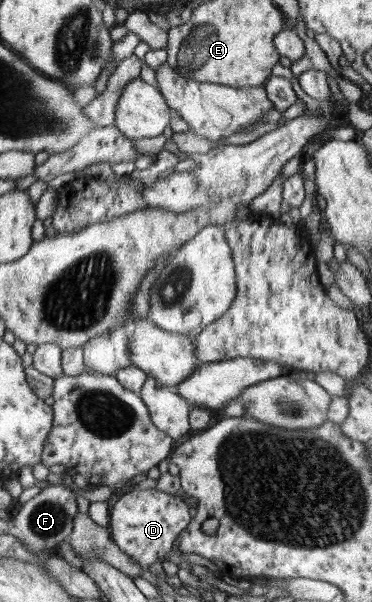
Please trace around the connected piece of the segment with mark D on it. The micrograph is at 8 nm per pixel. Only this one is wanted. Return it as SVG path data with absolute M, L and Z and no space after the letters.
M135 486L129 492L119 497L113 505L110 519L110 537L125 553L140 566L147 568L159 558L171 554L173 541L189 526L191 522L190 508L185 503L185 497L167 495L159 489L139 489Z

